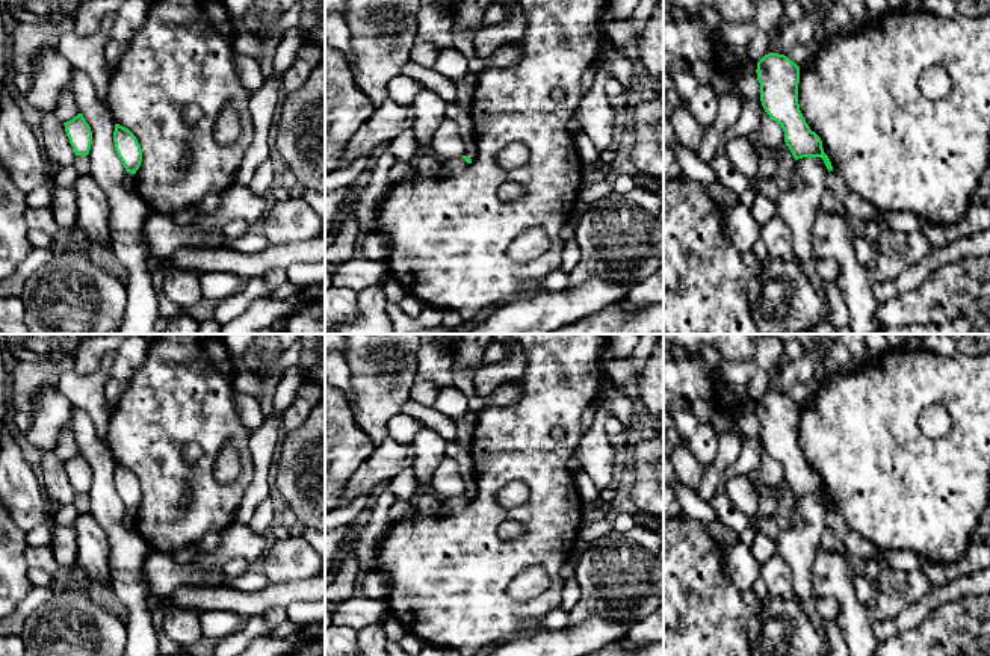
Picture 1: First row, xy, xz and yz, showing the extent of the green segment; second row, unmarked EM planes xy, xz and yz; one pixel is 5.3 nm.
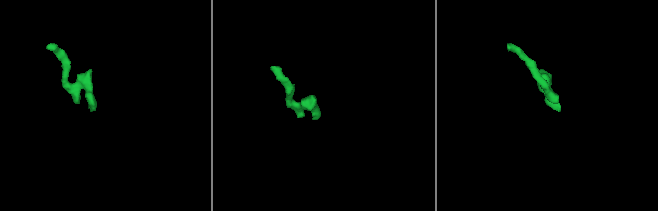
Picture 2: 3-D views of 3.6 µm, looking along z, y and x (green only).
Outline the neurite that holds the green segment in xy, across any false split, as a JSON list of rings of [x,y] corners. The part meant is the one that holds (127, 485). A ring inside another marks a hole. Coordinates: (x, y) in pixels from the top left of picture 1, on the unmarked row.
[[[115,463],[115,490],[127,511],[136,512],[142,502],[142,488],[136,475],[125,466]]]

